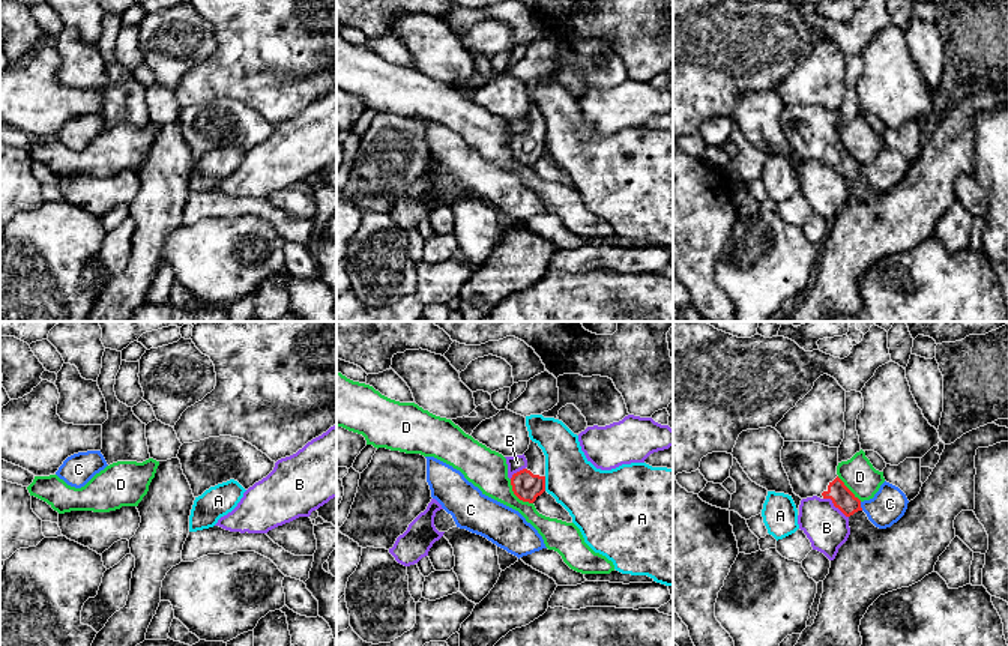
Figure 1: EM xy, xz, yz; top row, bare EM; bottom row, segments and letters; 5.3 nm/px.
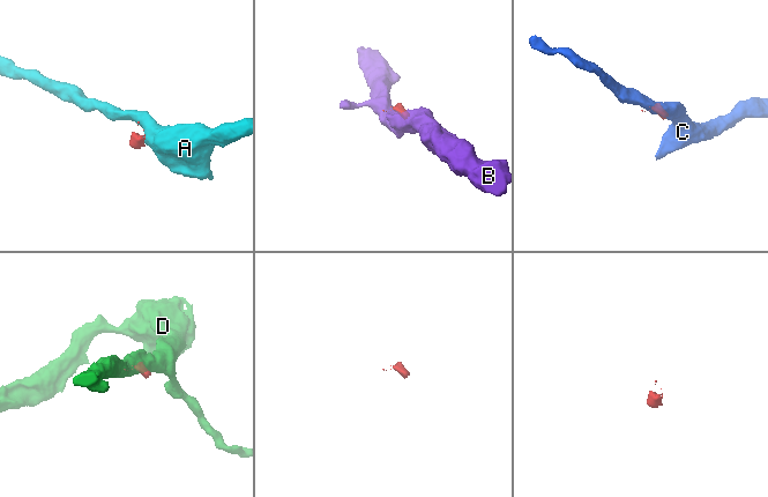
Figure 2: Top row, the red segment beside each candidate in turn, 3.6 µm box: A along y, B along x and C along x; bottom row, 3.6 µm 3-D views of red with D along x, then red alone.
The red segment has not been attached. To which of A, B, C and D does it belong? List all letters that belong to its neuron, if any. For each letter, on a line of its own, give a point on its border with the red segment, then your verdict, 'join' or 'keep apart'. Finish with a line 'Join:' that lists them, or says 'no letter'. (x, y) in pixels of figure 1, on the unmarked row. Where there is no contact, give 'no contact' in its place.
A: xz (544, 147) | keep apart
B: yz (835, 170) | keep apart
C: yz (860, 170) | keep apart
D: xz (517, 159) | keep apart
Join: no letter

